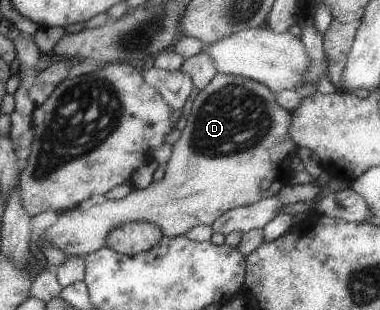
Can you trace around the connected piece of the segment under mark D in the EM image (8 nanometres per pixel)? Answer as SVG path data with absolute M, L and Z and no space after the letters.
M217 72L217 75L209 81L209 85L204 87L200 93L193 100L193 105L191 107L191 112L187 118L186 127L182 130L181 137L175 141L172 145L171 158L167 162L167 167L163 175L163 179L159 181L154 181L149 187L137 190L133 189L132 193L123 199L107 200L100 205L90 207L89 209L81 209L81 206L73 207L72 210L58 212L57 221L47 227L47 229L35 229L33 233L30 233L30 239L33 239L35 245L41 245L41 243L49 243L57 249L61 249L63 253L68 256L73 255L87 255L91 252L100 250L107 246L108 233L119 227L125 225L125 223L131 223L133 221L145 221L157 224L161 227L161 231L164 231L164 237L176 238L177 236L185 236L185 233L193 229L197 225L212 225L217 218L221 215L227 213L229 210L235 209L236 207L243 207L251 205L252 203L257 203L261 199L267 199L268 197L273 197L279 192L283 185L290 184L291 177L293 177L295 171L291 169L291 159L296 156L298 151L298 146L295 141L291 138L289 133L289 127L291 125L292 113L287 111L284 107L281 107L277 101L275 101L275 92L271 88L265 87L265 84L259 83L257 80L249 79L246 77L224 74Z

